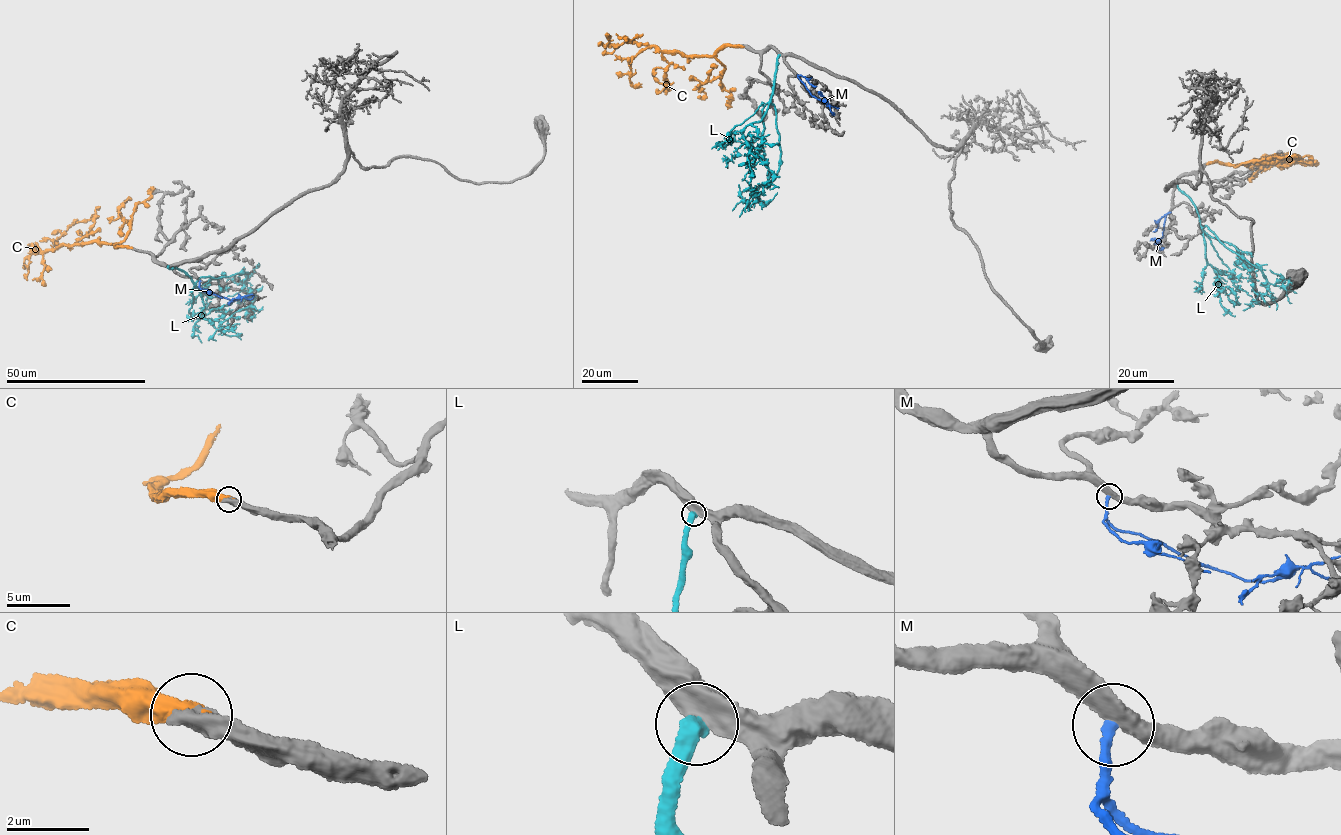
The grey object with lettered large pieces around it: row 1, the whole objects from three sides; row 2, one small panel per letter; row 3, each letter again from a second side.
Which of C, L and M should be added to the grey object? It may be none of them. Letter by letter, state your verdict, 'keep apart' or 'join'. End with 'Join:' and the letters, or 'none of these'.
C: join
L: keep apart
M: keep apart
Join: C

